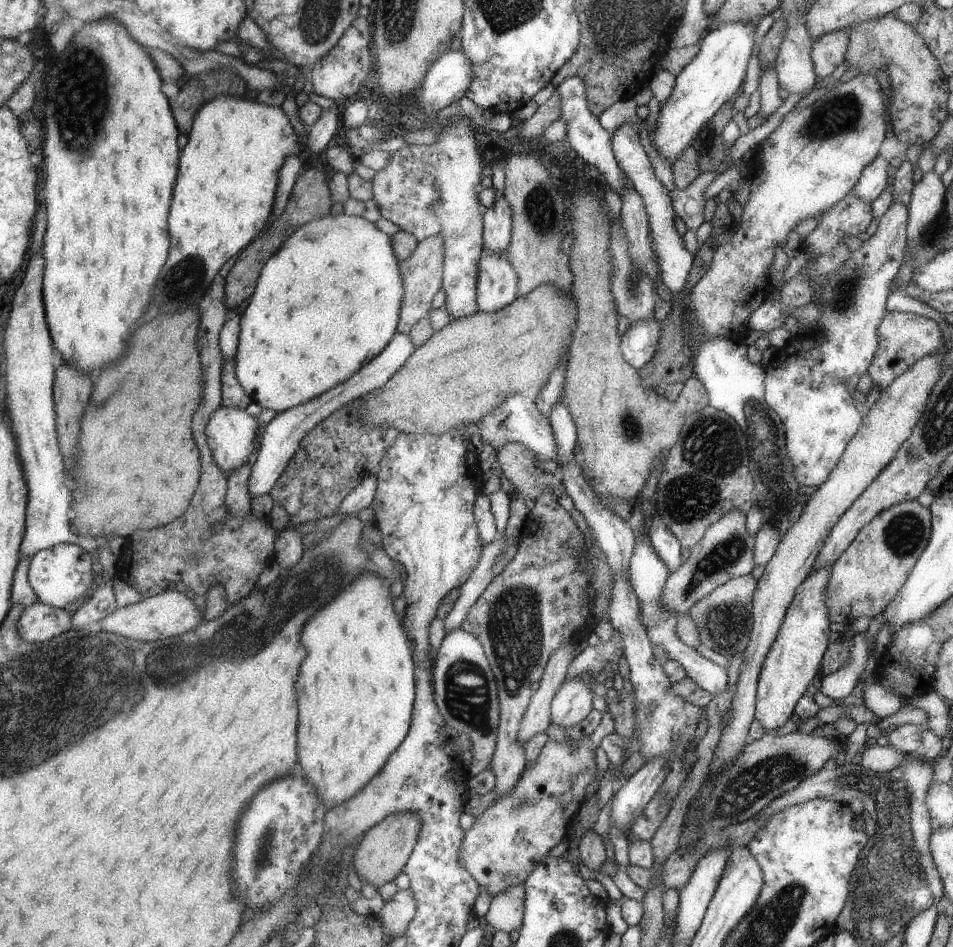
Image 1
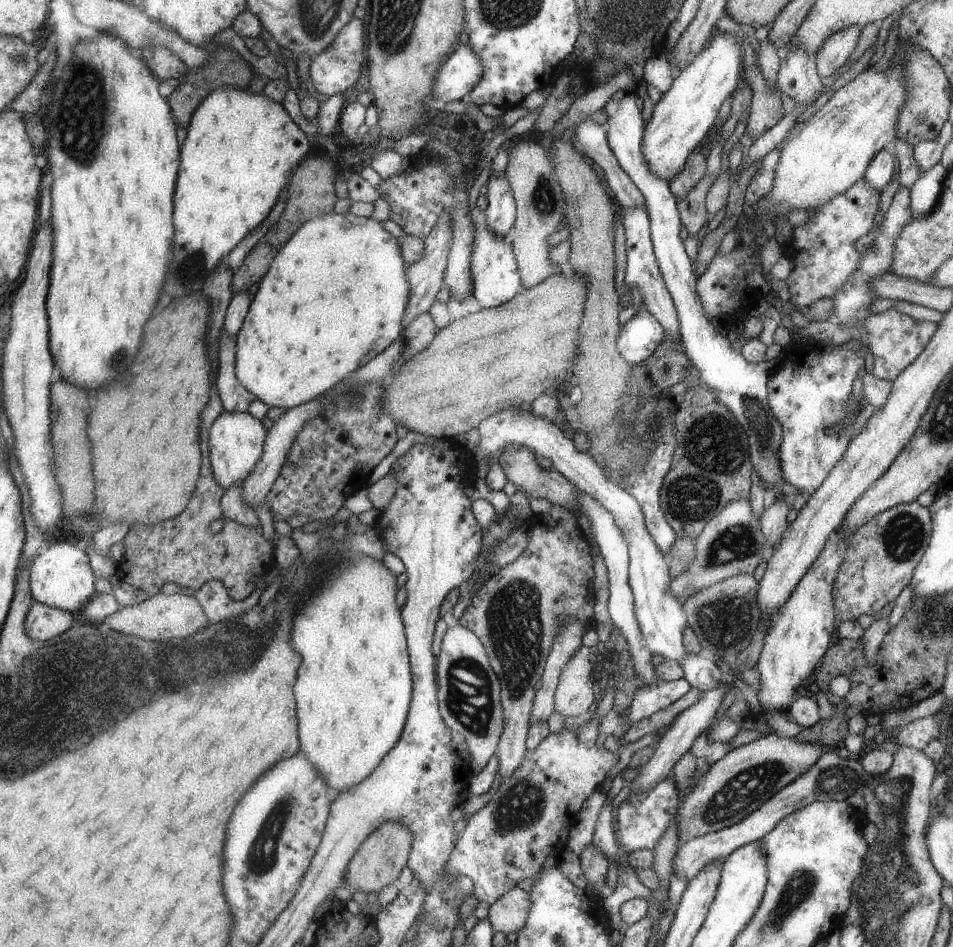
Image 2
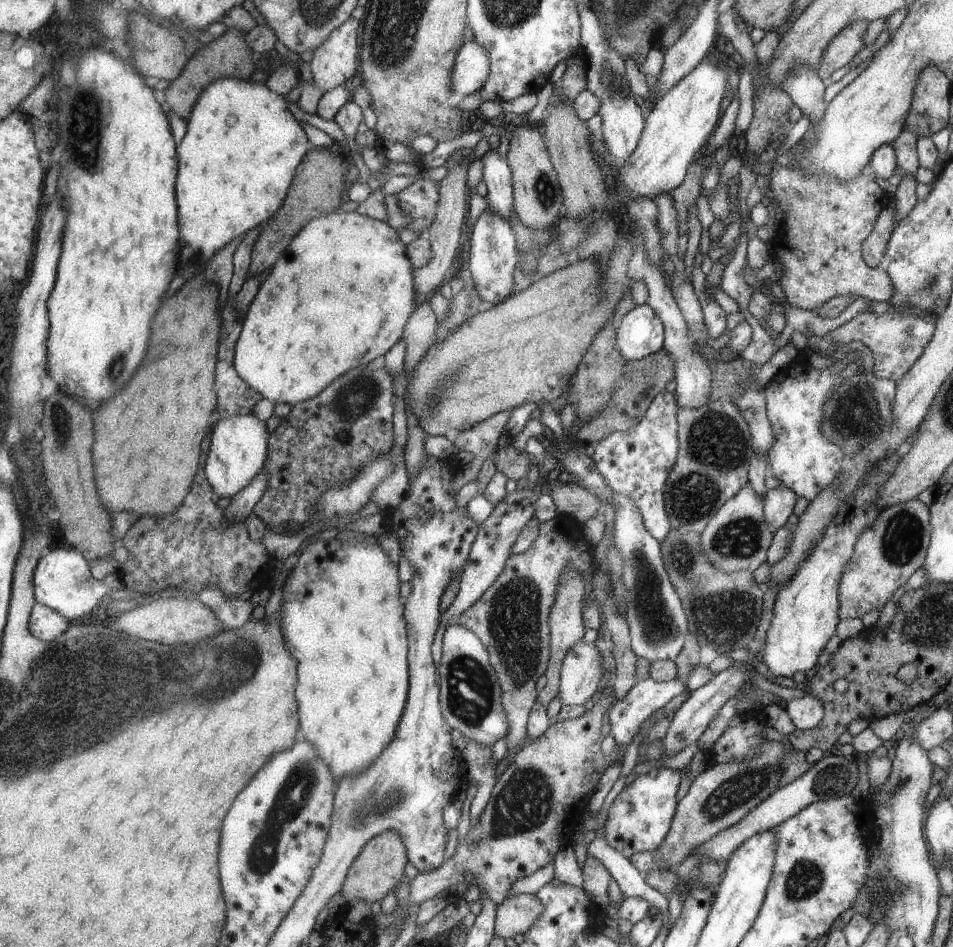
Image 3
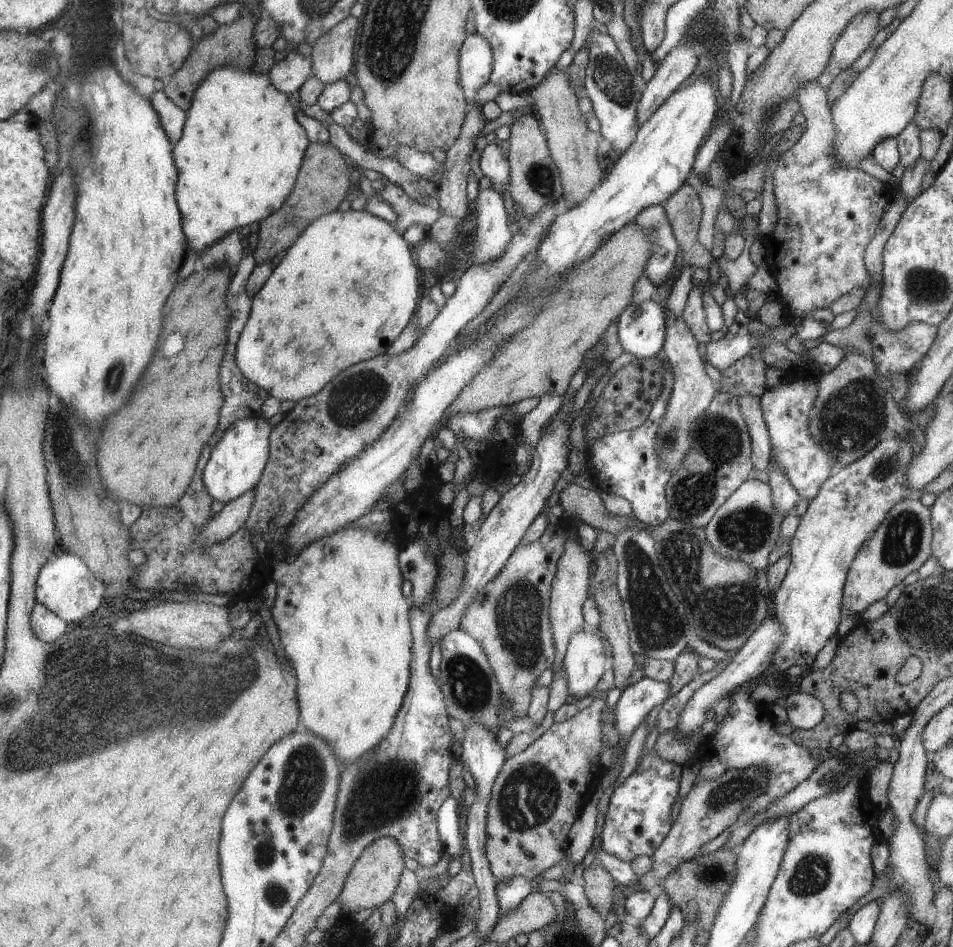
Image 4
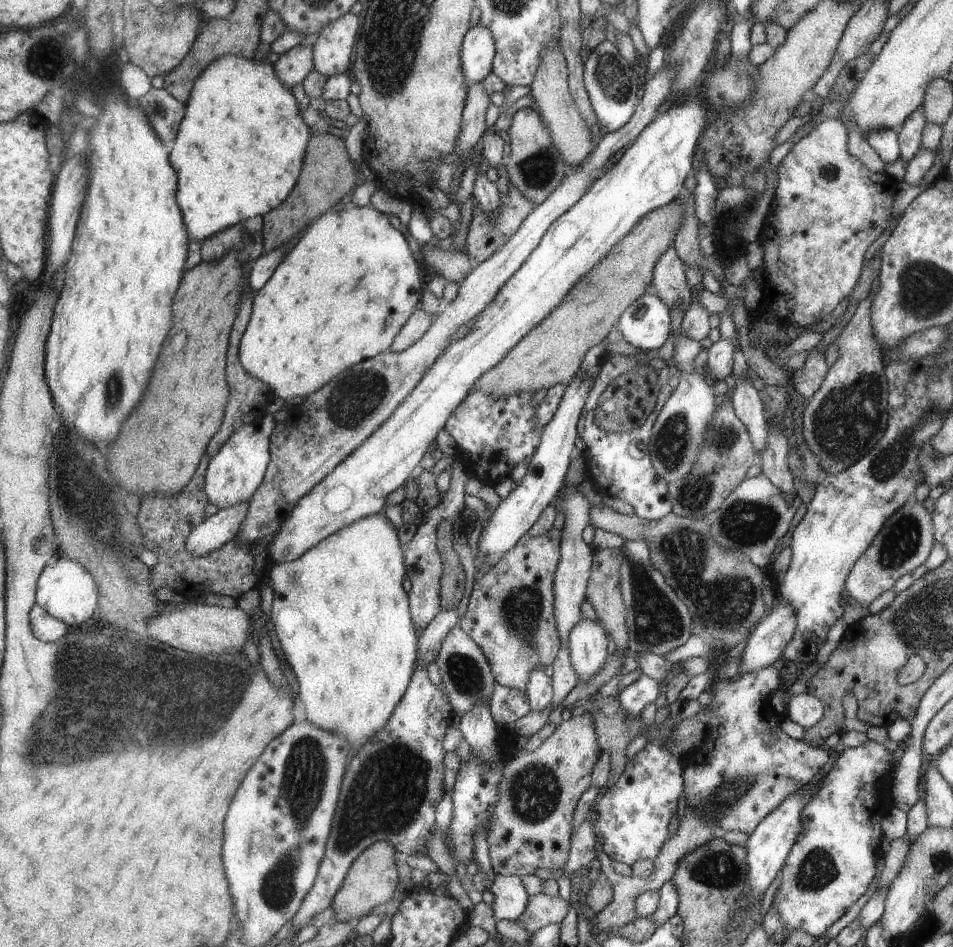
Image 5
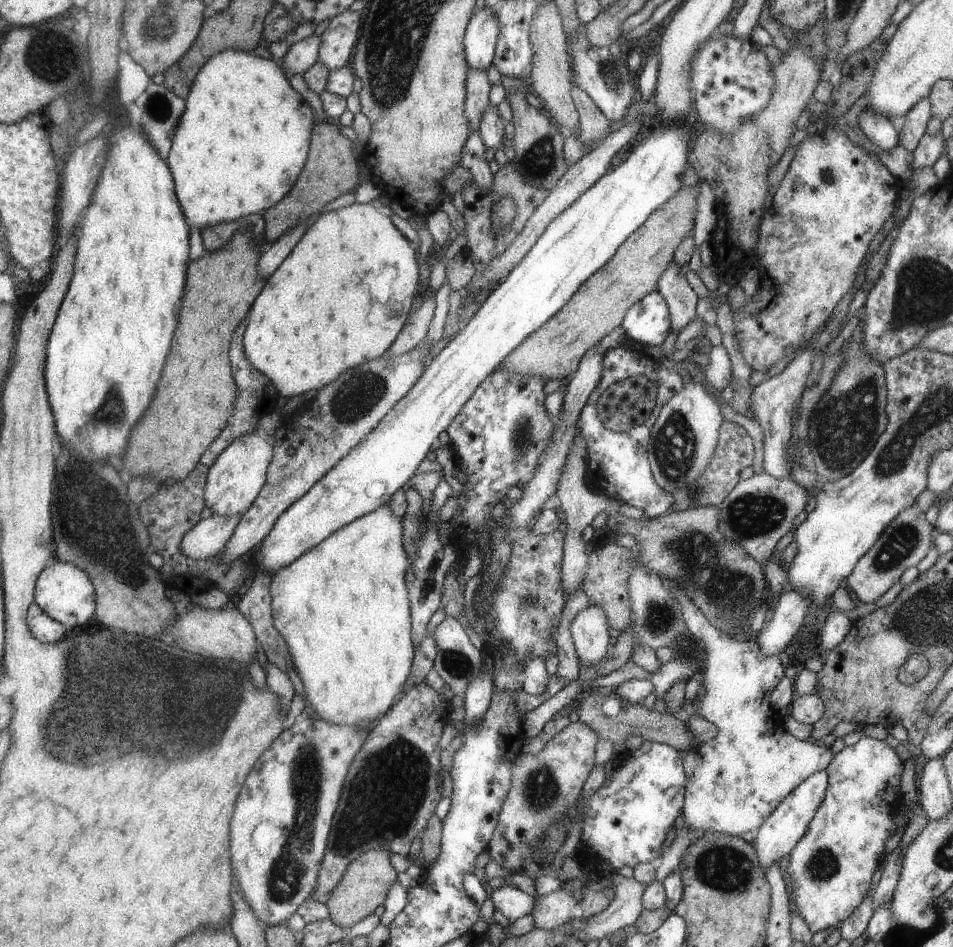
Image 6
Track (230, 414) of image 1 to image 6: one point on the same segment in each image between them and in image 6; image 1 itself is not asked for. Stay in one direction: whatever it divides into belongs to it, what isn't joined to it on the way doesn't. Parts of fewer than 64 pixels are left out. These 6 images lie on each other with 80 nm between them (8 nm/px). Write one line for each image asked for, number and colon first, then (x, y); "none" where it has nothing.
2: (237, 439)
3: (240, 444)
4: (238, 460)
5: (234, 474)
6: (234, 482)

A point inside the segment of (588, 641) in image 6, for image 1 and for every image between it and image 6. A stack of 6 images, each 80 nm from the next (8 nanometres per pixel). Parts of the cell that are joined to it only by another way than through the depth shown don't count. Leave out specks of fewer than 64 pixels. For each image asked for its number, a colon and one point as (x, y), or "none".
1: (571, 702)
2: (574, 692)
3: (580, 671)
4: (583, 661)
5: (589, 644)

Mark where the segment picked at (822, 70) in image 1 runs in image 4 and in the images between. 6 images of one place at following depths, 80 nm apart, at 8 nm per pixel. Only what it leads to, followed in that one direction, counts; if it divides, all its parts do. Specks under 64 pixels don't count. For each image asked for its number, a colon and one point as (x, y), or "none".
2: (834, 51)
3: (846, 43)
4: (854, 40)

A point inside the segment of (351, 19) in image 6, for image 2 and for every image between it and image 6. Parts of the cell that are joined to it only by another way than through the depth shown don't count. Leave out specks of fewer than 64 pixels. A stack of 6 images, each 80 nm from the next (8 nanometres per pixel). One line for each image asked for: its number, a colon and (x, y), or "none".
2: (332, 71)
3: (332, 62)
4: (331, 58)
5: (331, 53)

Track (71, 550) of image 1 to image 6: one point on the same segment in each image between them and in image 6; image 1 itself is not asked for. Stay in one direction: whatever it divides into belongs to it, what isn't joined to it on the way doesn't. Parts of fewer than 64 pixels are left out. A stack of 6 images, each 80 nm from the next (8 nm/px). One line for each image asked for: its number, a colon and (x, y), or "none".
2: (62, 577)
3: (63, 581)
4: (66, 585)
5: (66, 588)
6: (66, 592)

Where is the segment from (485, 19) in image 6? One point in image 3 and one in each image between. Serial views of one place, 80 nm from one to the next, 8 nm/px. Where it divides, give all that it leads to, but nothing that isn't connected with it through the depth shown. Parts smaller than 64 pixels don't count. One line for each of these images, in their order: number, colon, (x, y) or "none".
3: (470, 71)
4: (475, 61)
5: (478, 43)

